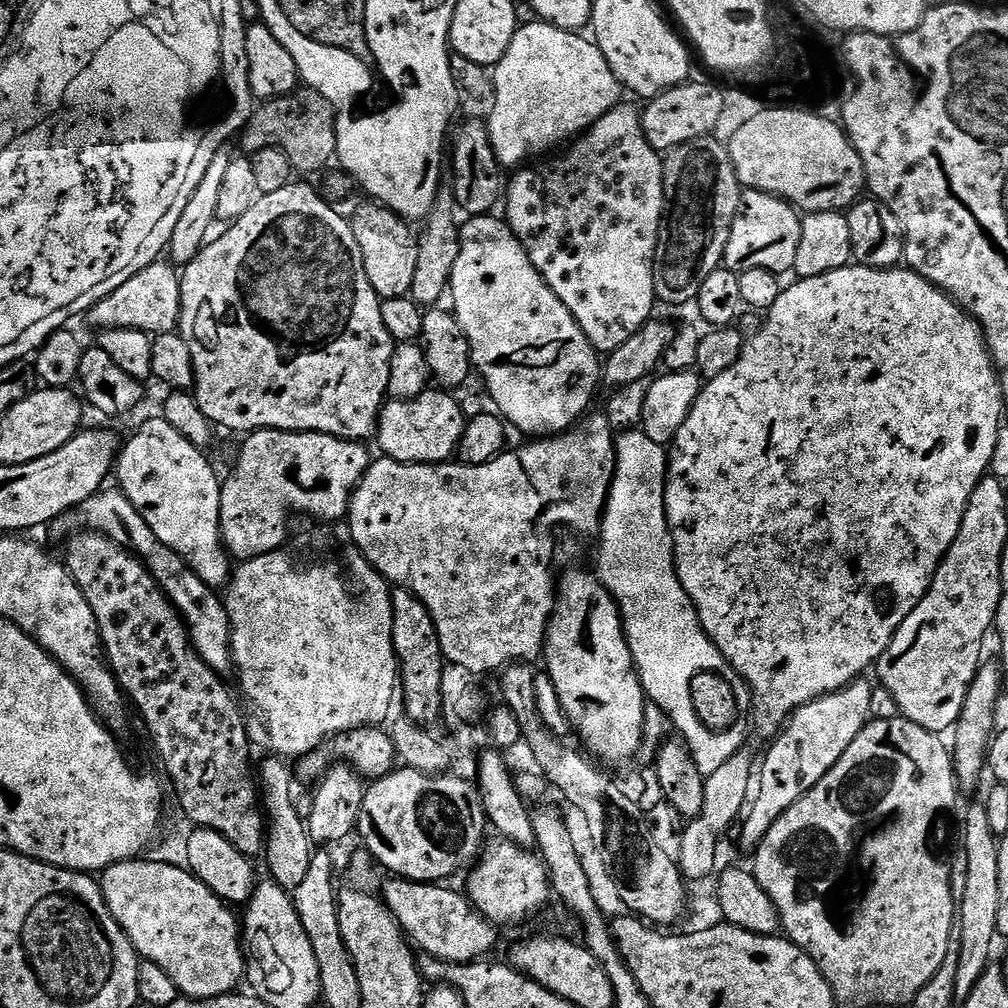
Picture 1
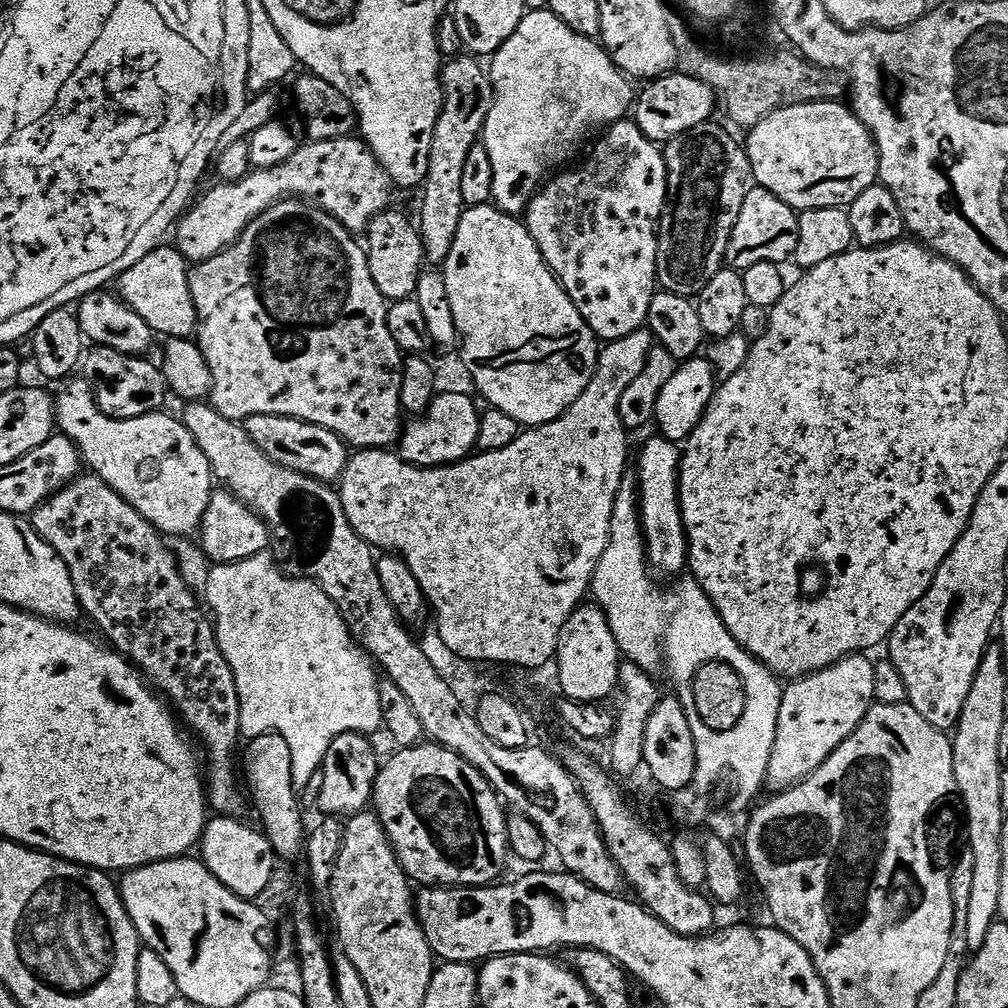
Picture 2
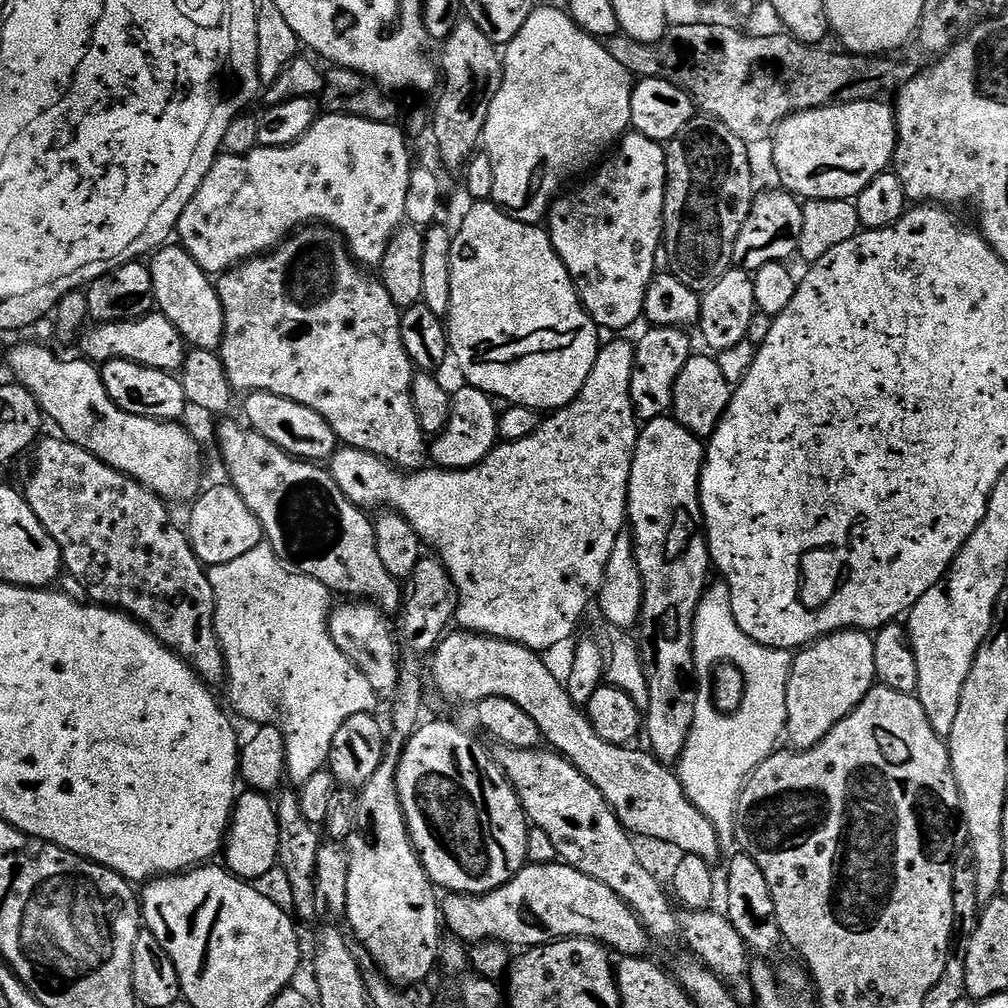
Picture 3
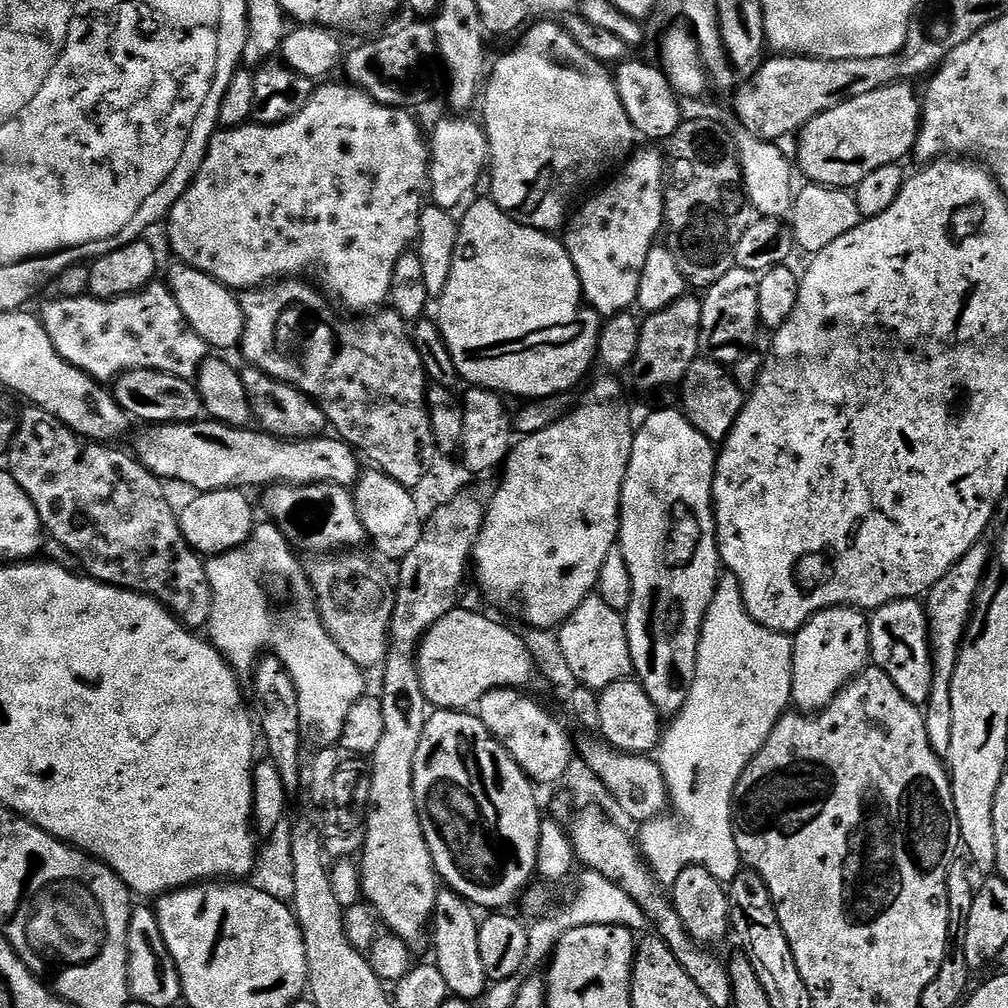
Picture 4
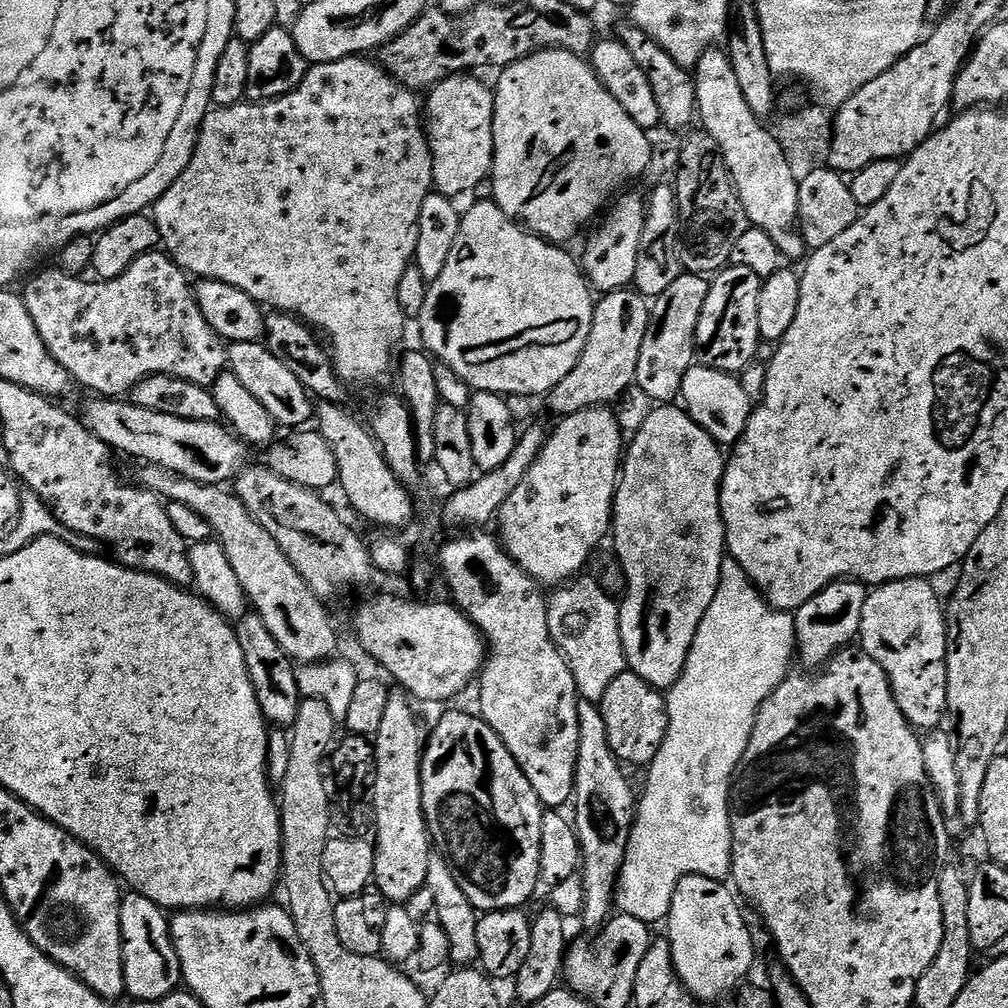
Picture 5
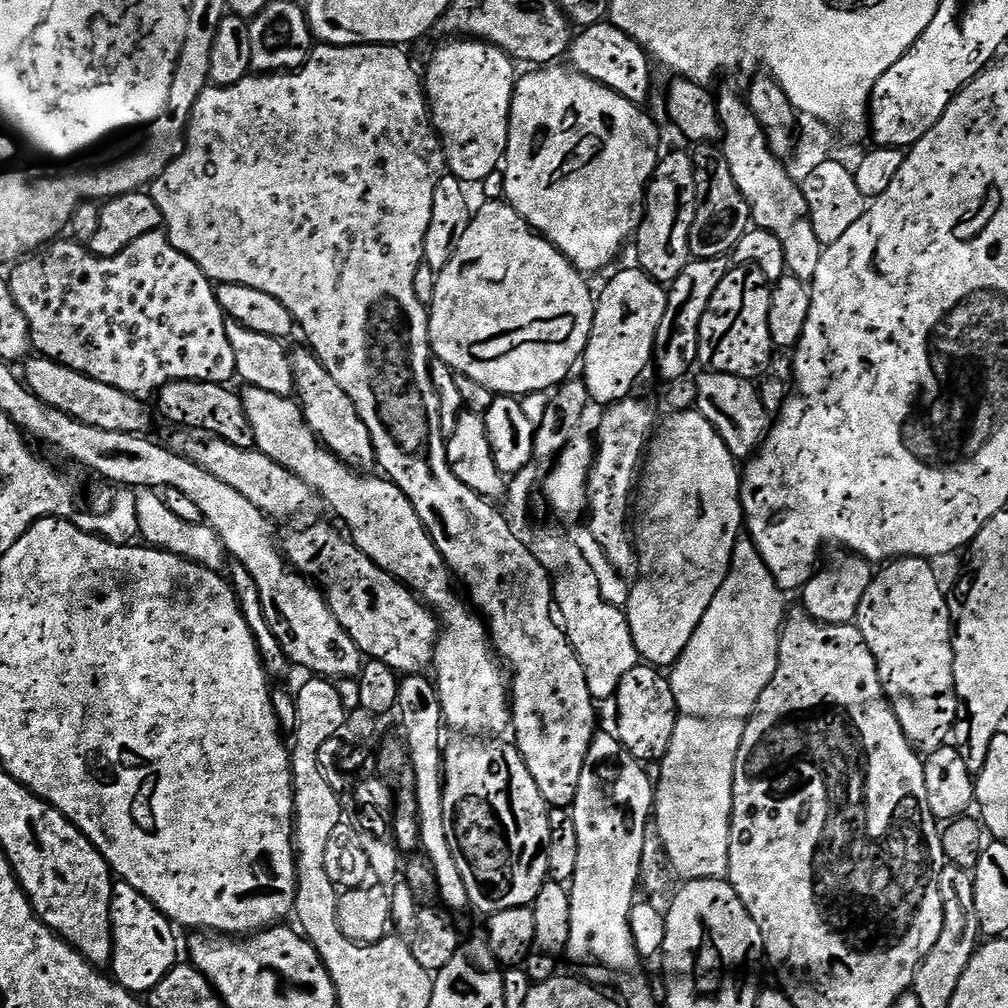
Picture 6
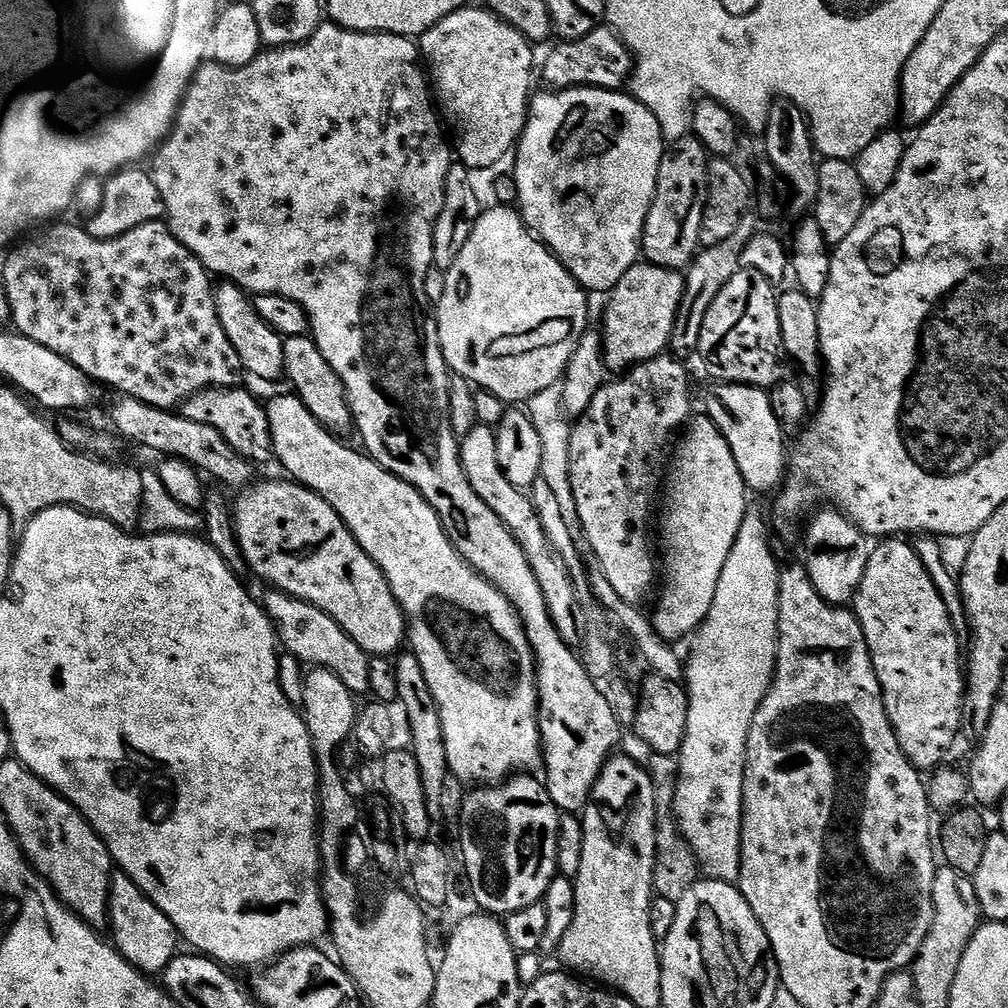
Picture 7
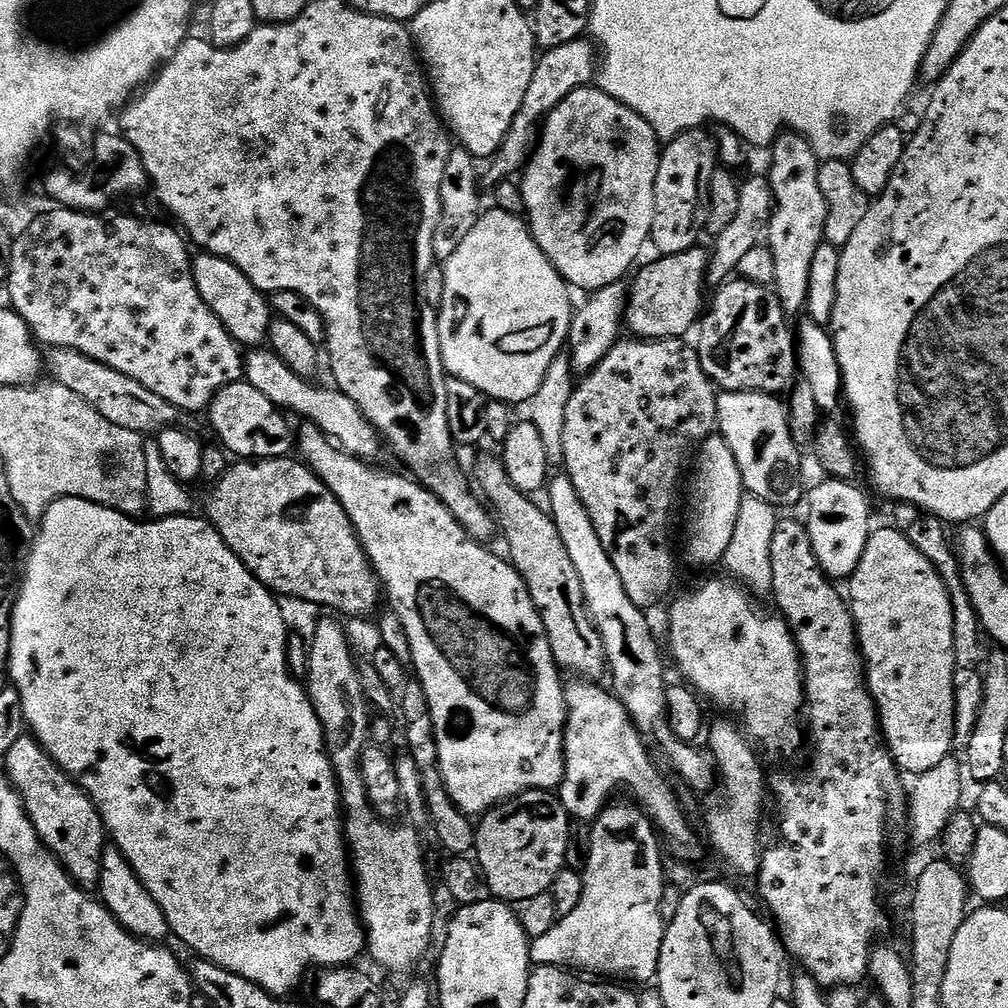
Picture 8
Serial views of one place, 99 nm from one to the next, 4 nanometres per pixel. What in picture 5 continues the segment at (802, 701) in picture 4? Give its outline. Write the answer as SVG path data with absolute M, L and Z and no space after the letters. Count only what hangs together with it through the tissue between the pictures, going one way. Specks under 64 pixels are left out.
M836 580L826 590L814 594L806 606L794 615L796 618L796 651L805 669L820 670L840 651L859 637L862 626L862 606L866 606L869 589L859 580Z

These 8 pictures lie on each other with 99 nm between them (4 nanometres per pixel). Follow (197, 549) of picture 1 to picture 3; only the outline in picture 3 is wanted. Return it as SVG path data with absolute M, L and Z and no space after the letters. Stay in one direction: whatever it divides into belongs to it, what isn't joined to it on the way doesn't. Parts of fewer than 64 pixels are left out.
M20 344L8 356L8 364L12 367L15 383L20 384L40 403L41 413L48 416L60 427L59 435L72 444L82 446L90 454L94 454L106 466L126 473L132 480L137 480L155 496L165 502L172 500L191 501L201 491L200 472L196 467L200 464L200 448L196 440L176 422L138 418L138 414L126 414L106 394L106 386L100 377L100 368L91 360L59 360L48 348L40 344Z

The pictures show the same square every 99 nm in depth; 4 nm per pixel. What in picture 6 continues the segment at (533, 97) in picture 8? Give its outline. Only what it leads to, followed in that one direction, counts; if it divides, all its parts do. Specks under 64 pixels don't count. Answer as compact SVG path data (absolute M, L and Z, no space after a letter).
M601 22L577 31L572 46L568 49L567 59L571 67L586 78L597 80L599 84L622 94L630 102L647 105L648 95L652 92L652 68L648 65L650 56L632 36L618 30L618 26Z

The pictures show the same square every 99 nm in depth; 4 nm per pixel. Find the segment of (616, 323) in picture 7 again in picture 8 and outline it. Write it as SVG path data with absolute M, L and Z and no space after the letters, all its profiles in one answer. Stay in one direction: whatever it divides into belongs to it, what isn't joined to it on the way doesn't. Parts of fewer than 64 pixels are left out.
M697 246L682 254L660 256L653 264L646 265L640 273L637 271L631 277L633 280L630 280L630 287L627 289L627 307L623 315L623 323L627 330L629 328L632 331L629 333L642 340L687 337L687 332L697 327L706 304L704 288L706 289L709 259L709 249Z

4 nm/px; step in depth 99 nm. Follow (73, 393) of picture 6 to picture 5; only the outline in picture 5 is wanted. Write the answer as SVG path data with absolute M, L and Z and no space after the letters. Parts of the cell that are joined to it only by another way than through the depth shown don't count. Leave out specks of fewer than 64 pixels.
M92 398L84 408L82 419L84 425L102 438L113 453L125 452L139 462L157 464L194 482L224 486L235 481L246 467L244 441L233 435L223 423L214 420L174 418L174 414L142 410L142 406L124 398Z

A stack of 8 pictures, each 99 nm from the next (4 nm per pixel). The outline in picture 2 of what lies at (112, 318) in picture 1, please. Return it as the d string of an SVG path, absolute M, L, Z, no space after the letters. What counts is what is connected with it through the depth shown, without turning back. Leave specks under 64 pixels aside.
M161 246L154 249L138 266L130 266L118 277L118 295L125 300L150 326L153 333L164 335L164 338L188 338L196 330L196 307L190 292L189 261L185 260L180 249L175 246Z

